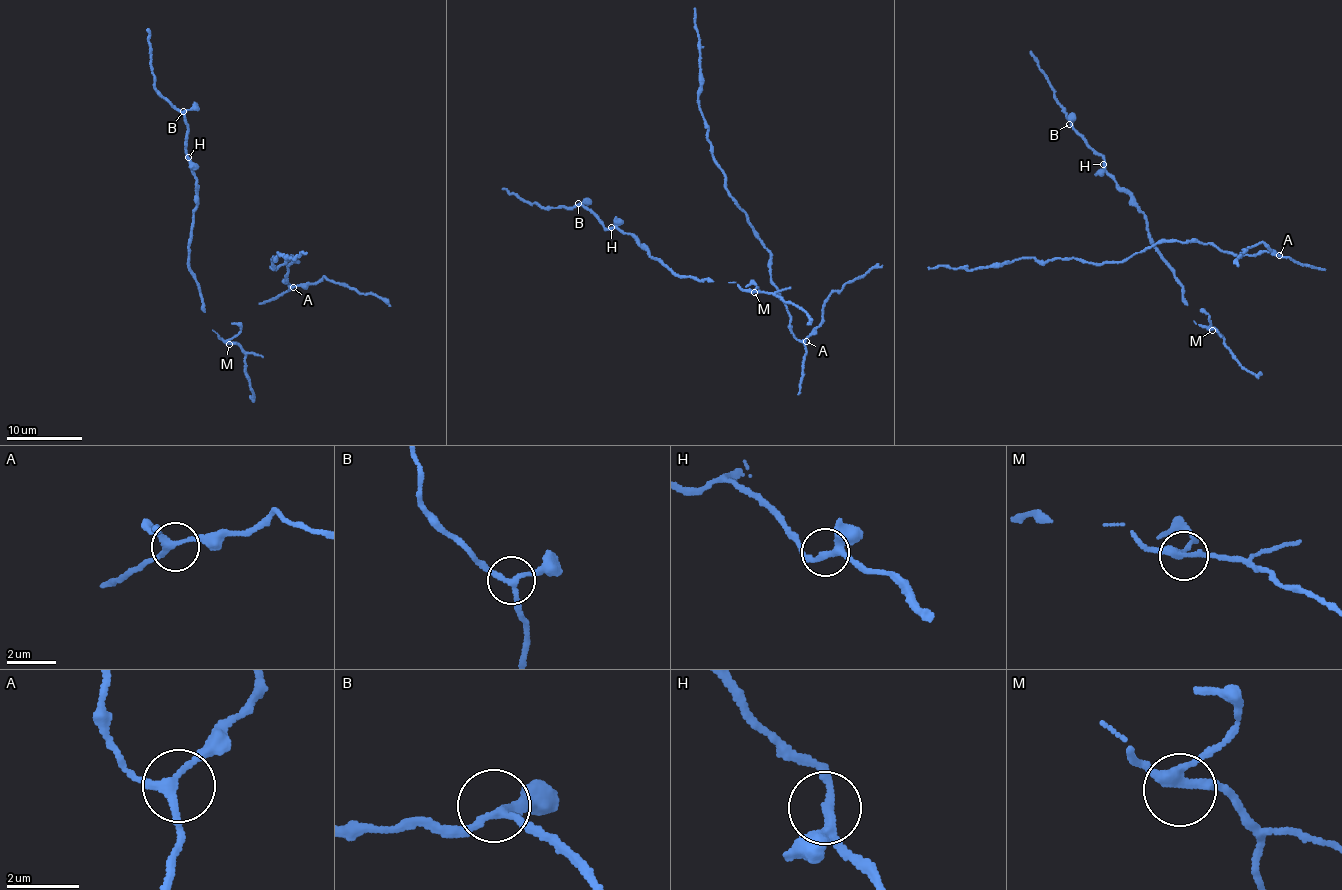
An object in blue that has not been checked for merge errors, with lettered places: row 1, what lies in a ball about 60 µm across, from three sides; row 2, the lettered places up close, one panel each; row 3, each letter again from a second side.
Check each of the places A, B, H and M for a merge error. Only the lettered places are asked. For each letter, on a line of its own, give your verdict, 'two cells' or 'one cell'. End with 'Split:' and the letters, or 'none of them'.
A: one cell
B: one cell
H: one cell
M: one cell
Split: none of them

